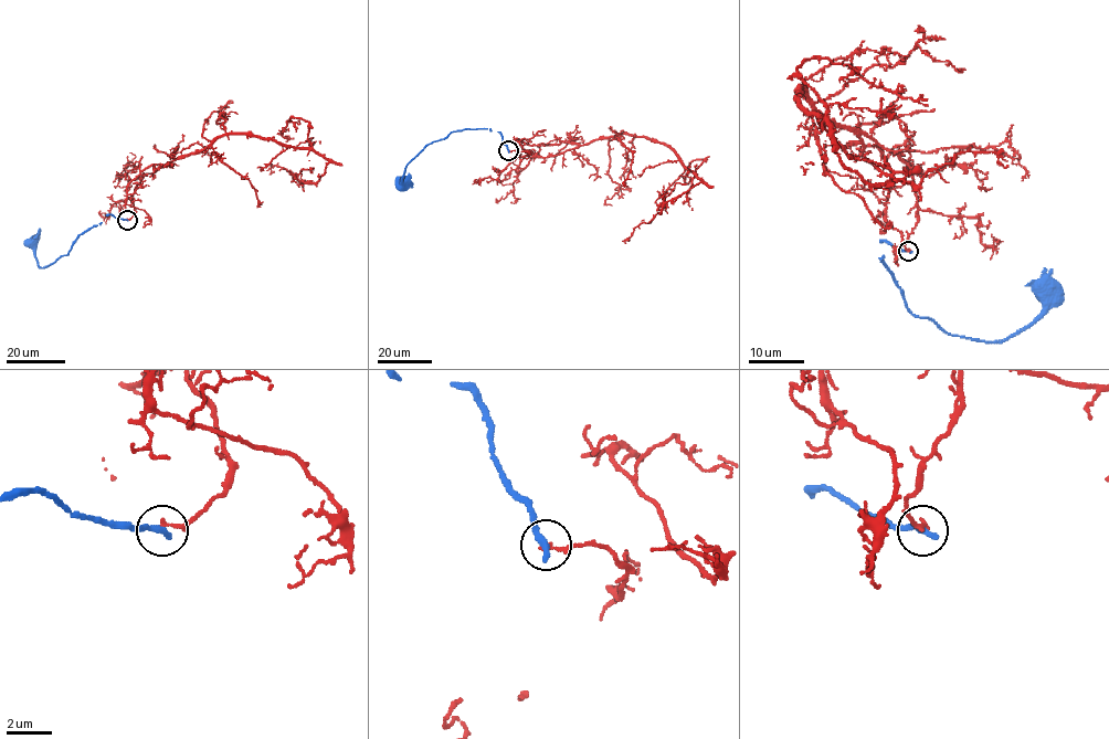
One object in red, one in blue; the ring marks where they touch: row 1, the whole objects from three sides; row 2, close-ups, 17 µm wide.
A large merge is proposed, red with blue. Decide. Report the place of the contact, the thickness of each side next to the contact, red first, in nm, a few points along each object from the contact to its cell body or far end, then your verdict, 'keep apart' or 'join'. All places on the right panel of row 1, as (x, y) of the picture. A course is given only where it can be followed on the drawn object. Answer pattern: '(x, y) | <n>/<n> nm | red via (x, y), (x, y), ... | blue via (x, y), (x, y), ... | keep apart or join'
(908, 251) | 180/340 nm | red via (908, 250), (908, 164), (794, 90), (824, 117), (841, 164), (870, 183), (918, 187), (969, 151), (1007, 165) | blue via (908, 251), (884, 241), (879, 257), (907, 309), (948, 334), (1002, 341), (1034, 320), (1046, 295) | keep apart

